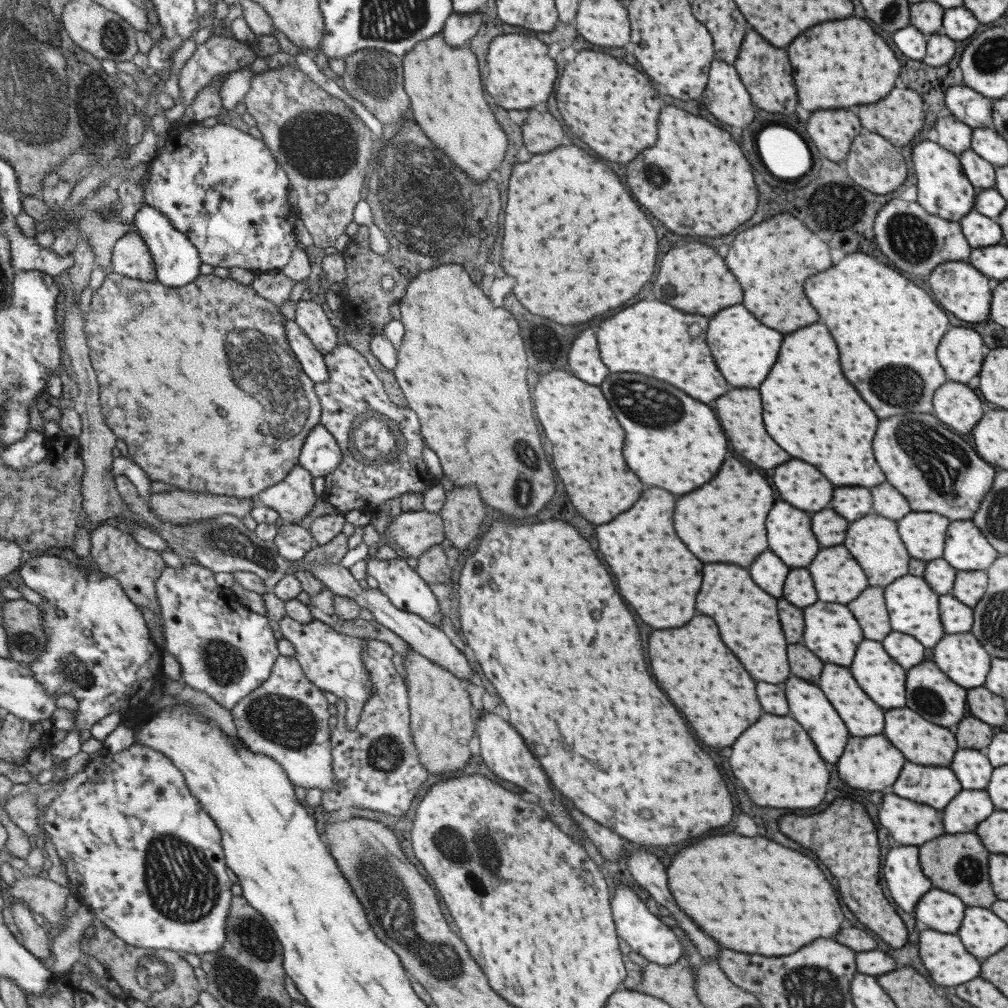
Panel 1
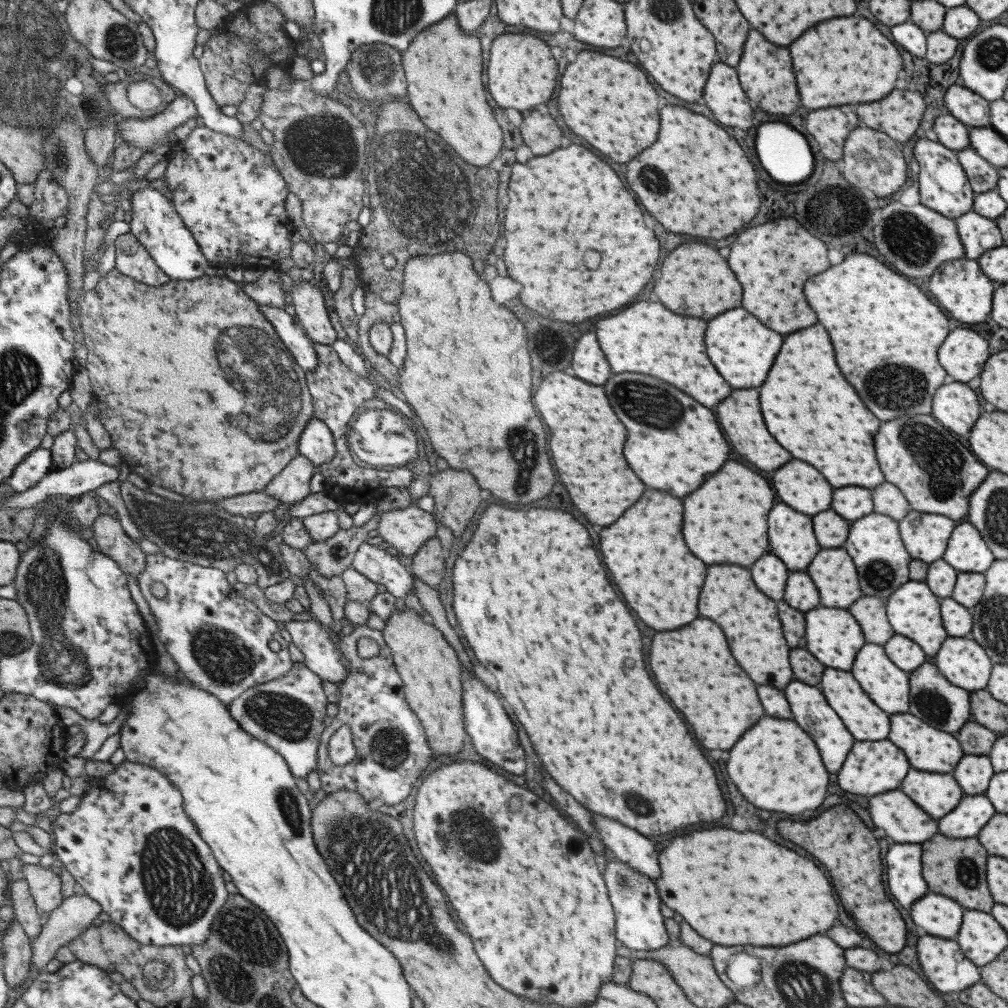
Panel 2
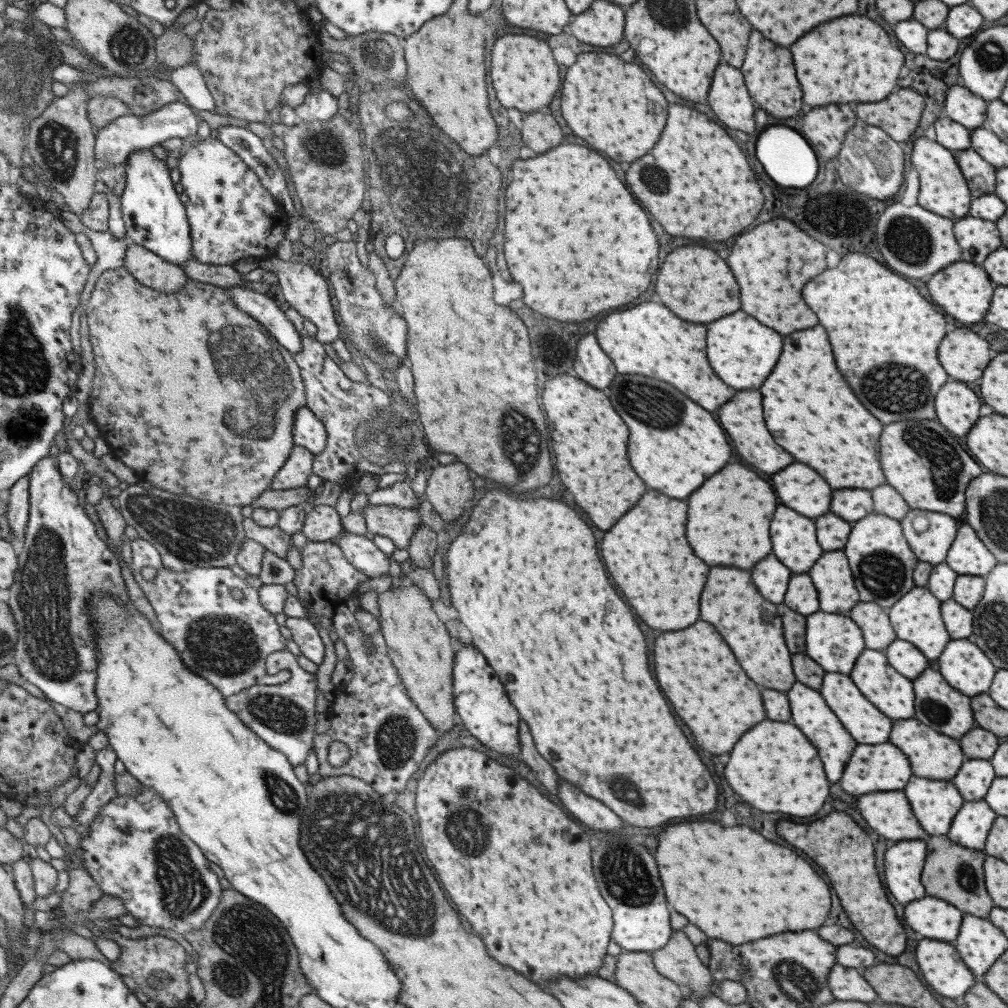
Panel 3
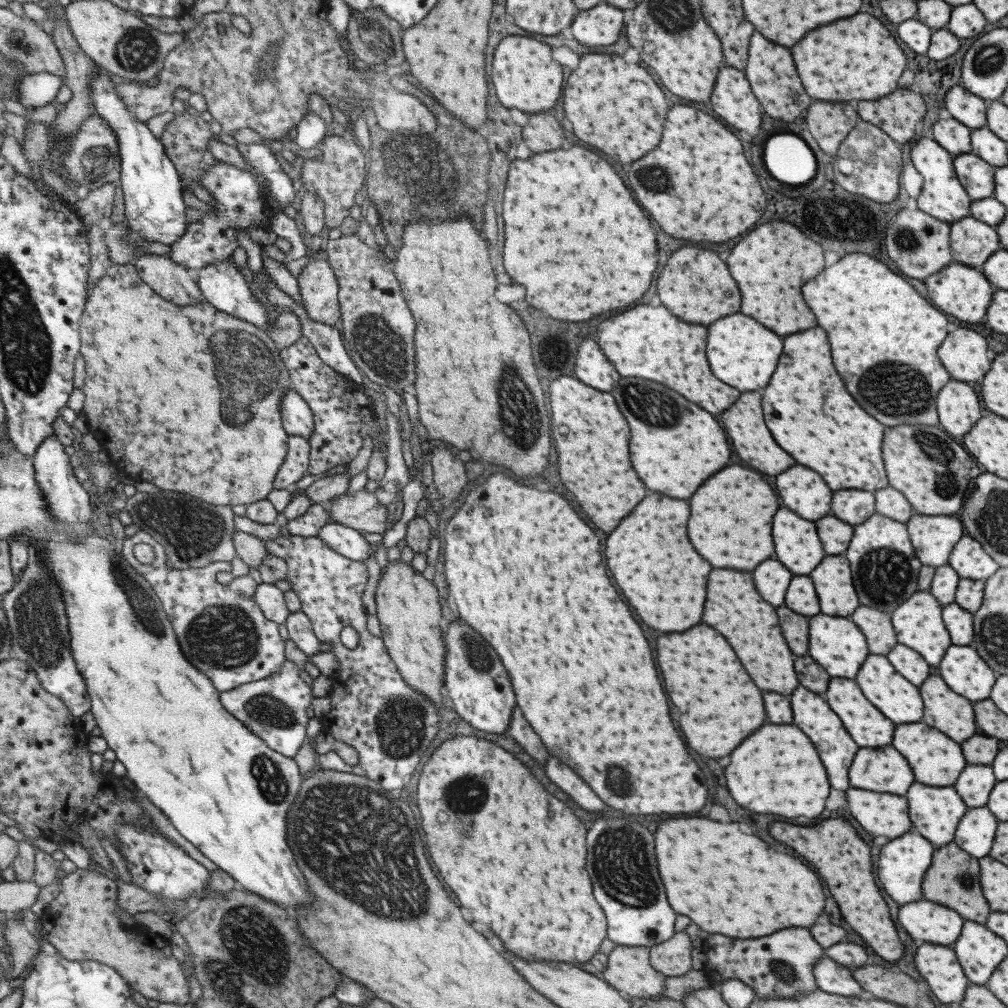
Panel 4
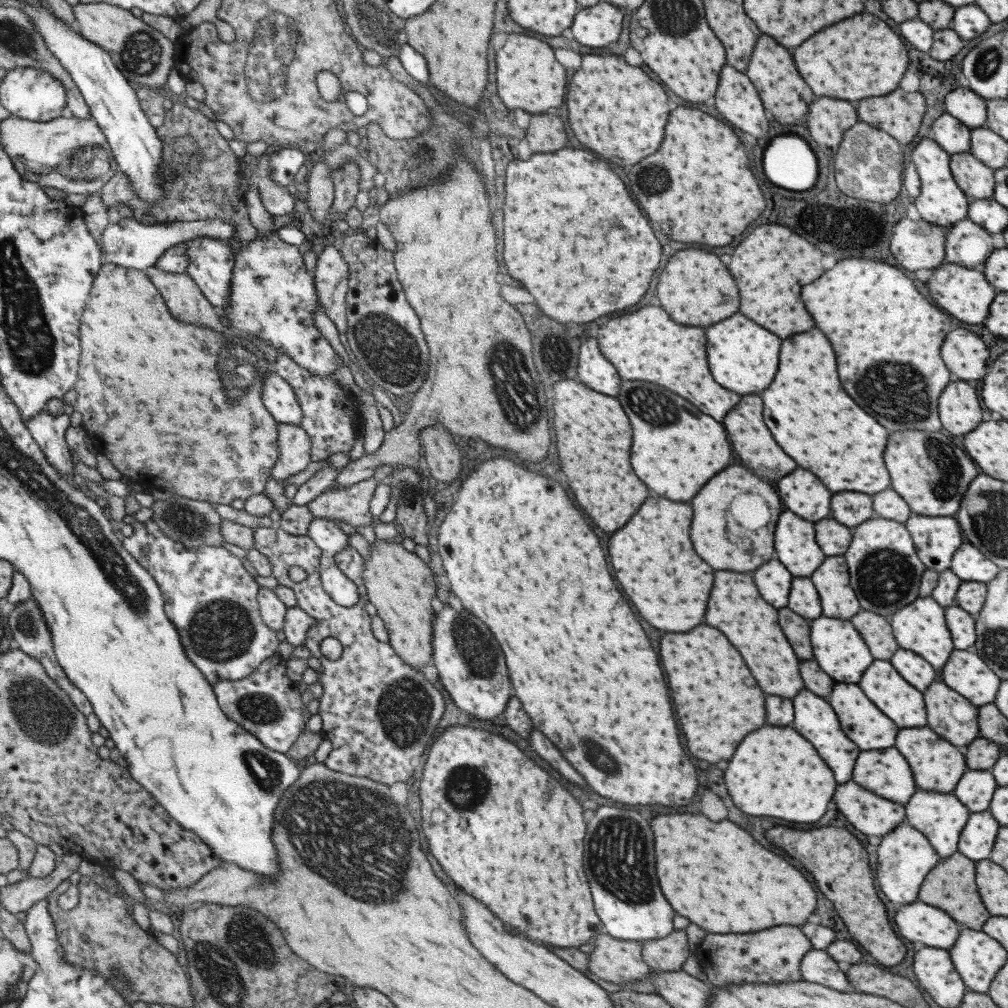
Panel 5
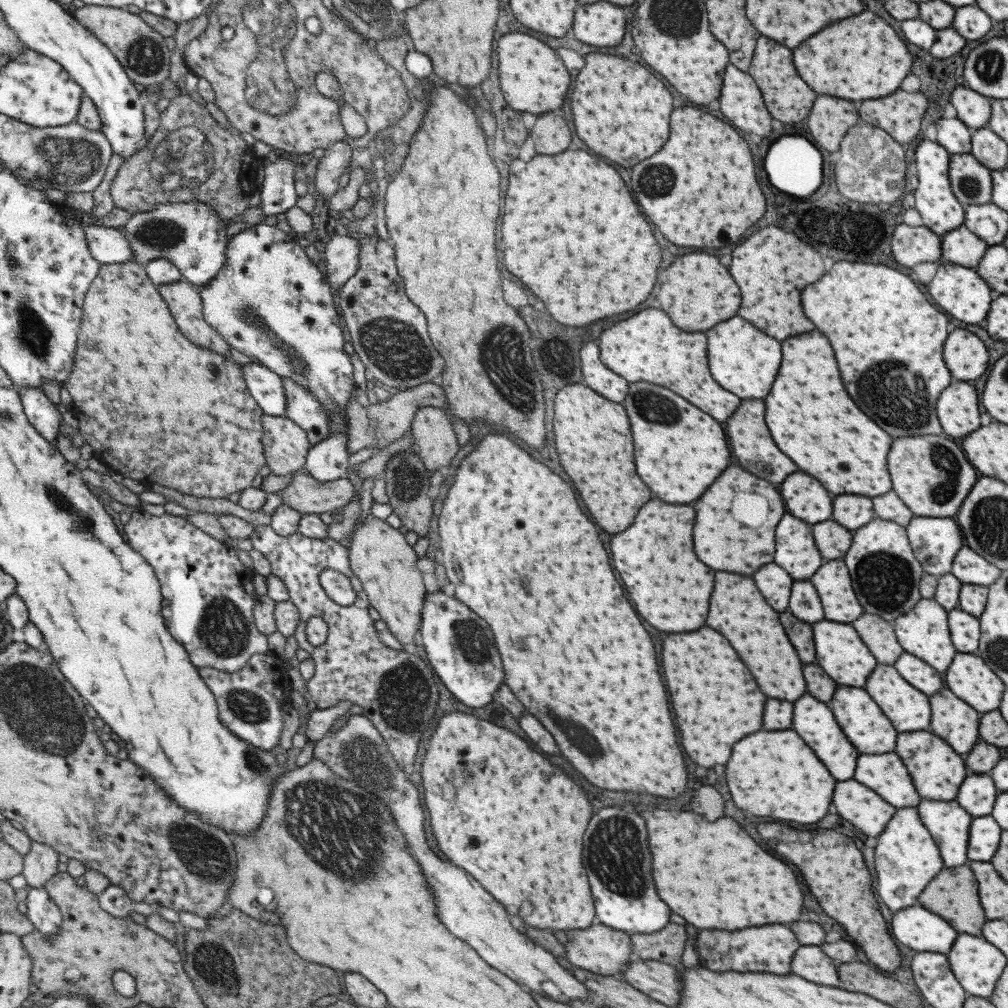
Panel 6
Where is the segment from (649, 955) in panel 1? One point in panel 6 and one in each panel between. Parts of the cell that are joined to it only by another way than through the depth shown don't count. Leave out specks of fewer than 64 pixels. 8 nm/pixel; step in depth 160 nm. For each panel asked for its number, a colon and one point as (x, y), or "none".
2: (639, 926)
3: (625, 871)
4: (620, 861)
5: (618, 848)
6: (616, 859)

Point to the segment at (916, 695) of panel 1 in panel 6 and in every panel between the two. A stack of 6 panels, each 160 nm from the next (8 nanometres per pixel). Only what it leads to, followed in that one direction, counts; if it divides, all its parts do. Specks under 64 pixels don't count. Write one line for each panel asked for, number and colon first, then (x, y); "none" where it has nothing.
2: (947, 706)
3: (937, 705)
4: (942, 708)
5: (948, 715)
6: (952, 720)

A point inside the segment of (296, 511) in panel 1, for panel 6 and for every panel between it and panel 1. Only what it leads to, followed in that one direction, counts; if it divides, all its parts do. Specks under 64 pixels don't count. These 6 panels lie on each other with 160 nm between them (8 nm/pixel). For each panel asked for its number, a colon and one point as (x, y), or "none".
2: (293, 484)
3: (295, 474)
4: (297, 465)
5: (296, 457)
6: (287, 444)

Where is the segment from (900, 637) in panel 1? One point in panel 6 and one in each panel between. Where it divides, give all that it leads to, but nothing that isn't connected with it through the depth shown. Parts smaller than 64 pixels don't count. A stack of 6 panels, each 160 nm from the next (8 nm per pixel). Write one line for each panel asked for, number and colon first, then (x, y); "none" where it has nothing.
2: (904, 653)
3: (906, 660)
4: (909, 664)
5: (920, 674)
6: (920, 675)

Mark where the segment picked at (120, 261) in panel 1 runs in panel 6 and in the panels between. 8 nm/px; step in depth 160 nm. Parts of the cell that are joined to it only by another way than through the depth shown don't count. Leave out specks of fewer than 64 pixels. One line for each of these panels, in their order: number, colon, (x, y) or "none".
2: (132, 259)
3: (153, 270)
4: (171, 280)
5: (183, 295)
6: (185, 299)

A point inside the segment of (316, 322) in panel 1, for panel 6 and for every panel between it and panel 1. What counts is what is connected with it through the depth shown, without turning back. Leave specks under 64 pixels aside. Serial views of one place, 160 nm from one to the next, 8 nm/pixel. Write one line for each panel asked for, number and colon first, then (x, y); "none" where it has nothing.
2: (309, 301)
3: (305, 289)
4: (319, 285)
5: (332, 274)
6: (343, 253)

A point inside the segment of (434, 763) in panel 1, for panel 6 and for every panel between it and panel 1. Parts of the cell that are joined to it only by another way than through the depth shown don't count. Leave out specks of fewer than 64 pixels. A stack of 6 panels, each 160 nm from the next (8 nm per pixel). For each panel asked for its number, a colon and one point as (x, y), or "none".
2: (430, 671)
3: (417, 643)
4: (407, 606)
5: (399, 585)
6: (379, 556)

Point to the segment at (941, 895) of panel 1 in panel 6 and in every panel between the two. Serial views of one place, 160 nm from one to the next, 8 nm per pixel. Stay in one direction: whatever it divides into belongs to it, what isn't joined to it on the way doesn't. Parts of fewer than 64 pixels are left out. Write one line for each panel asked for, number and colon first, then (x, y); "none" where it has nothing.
2: (939, 916)
3: (932, 918)
4: (929, 922)
5: (918, 922)
6: (914, 927)

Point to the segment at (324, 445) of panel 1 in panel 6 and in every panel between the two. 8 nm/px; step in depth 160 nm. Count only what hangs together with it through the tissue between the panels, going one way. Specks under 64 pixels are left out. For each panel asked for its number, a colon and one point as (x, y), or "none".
2: (317, 443)
3: (309, 431)
4: (298, 418)
5: (280, 397)
6: (268, 388)

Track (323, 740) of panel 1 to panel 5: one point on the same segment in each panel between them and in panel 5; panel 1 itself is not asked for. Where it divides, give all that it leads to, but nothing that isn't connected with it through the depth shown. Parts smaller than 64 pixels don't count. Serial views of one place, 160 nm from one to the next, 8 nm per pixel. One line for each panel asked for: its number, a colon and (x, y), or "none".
2: (288, 713)
3: (284, 715)
4: (276, 708)
5: (267, 703)

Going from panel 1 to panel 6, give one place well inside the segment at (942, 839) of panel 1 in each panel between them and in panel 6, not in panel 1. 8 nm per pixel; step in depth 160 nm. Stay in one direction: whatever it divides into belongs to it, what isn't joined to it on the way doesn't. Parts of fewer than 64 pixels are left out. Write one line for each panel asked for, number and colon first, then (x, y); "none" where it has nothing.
2: (956, 868)
3: (951, 872)
4: (952, 878)
5: (949, 885)
6: (952, 894)

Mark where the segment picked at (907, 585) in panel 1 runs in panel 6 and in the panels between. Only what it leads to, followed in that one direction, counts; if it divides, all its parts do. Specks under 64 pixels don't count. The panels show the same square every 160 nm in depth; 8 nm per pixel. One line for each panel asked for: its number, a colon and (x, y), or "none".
2: (913, 611)
3: (915, 617)
4: (917, 623)
5: (920, 627)
6: (923, 632)

